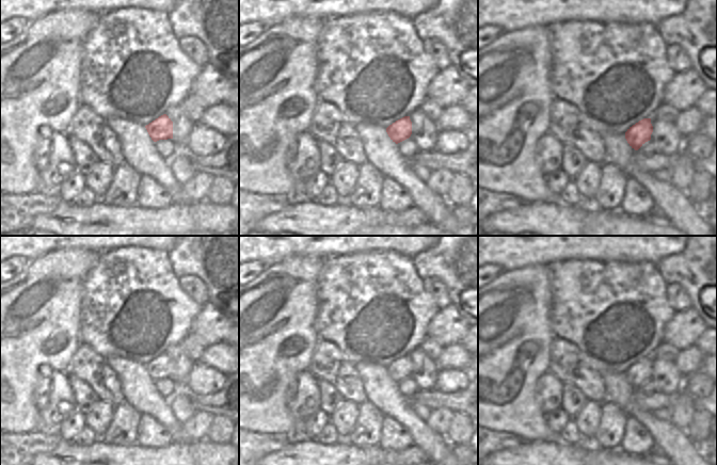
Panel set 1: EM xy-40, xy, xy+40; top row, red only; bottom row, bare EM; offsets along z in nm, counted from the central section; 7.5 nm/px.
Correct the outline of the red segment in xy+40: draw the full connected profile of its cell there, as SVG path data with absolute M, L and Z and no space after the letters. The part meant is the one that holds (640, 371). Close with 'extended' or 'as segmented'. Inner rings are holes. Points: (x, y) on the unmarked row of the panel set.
M643 357L627 368L625 378L632 387L638 389L646 381L651 379L652 371L651 357Z | as segmented

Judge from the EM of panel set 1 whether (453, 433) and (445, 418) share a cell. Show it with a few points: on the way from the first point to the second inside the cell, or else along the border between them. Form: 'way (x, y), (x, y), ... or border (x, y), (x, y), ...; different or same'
border (455, 413), (445, 435); different

